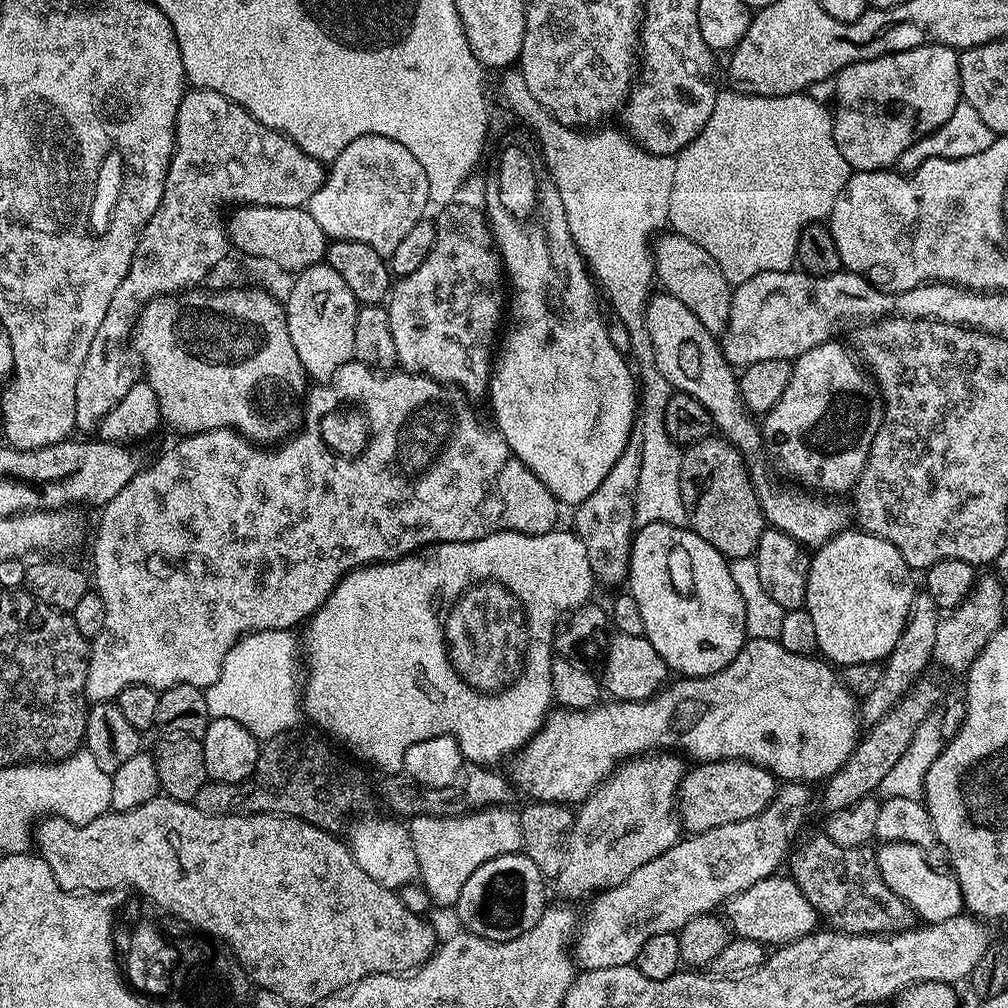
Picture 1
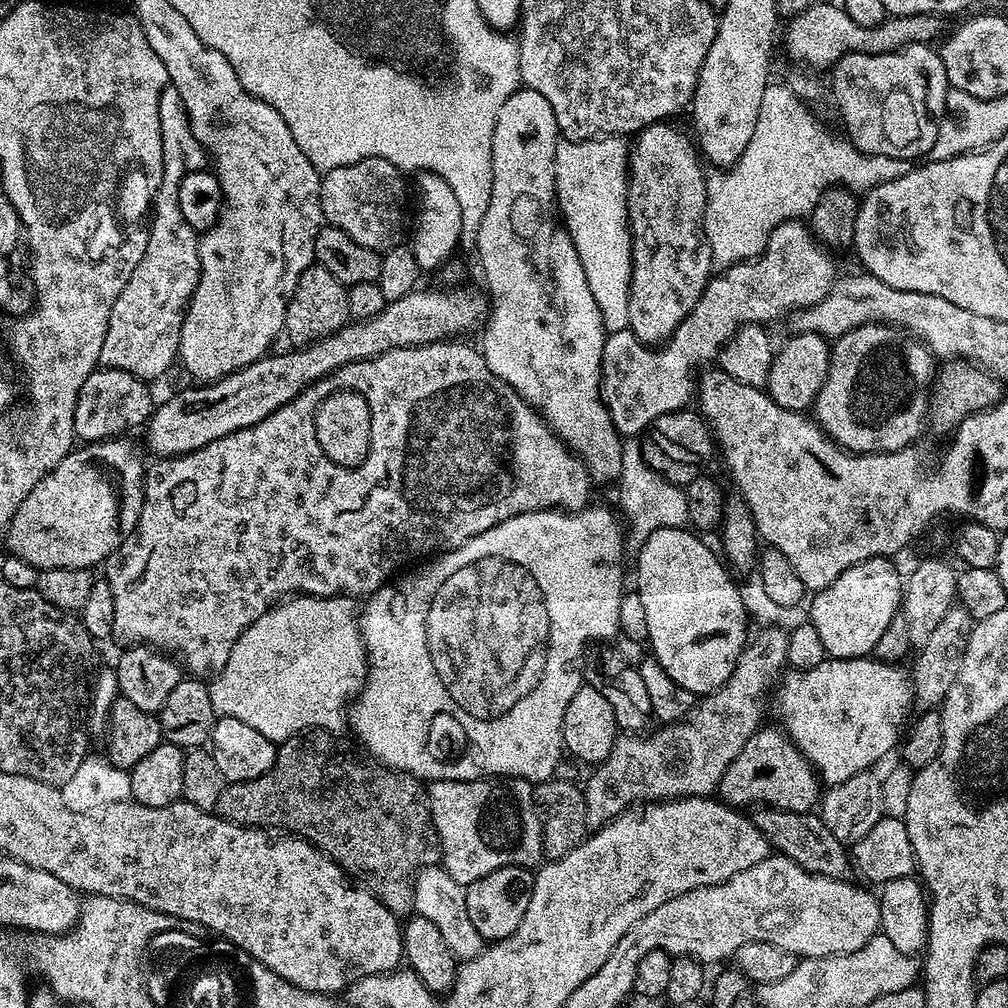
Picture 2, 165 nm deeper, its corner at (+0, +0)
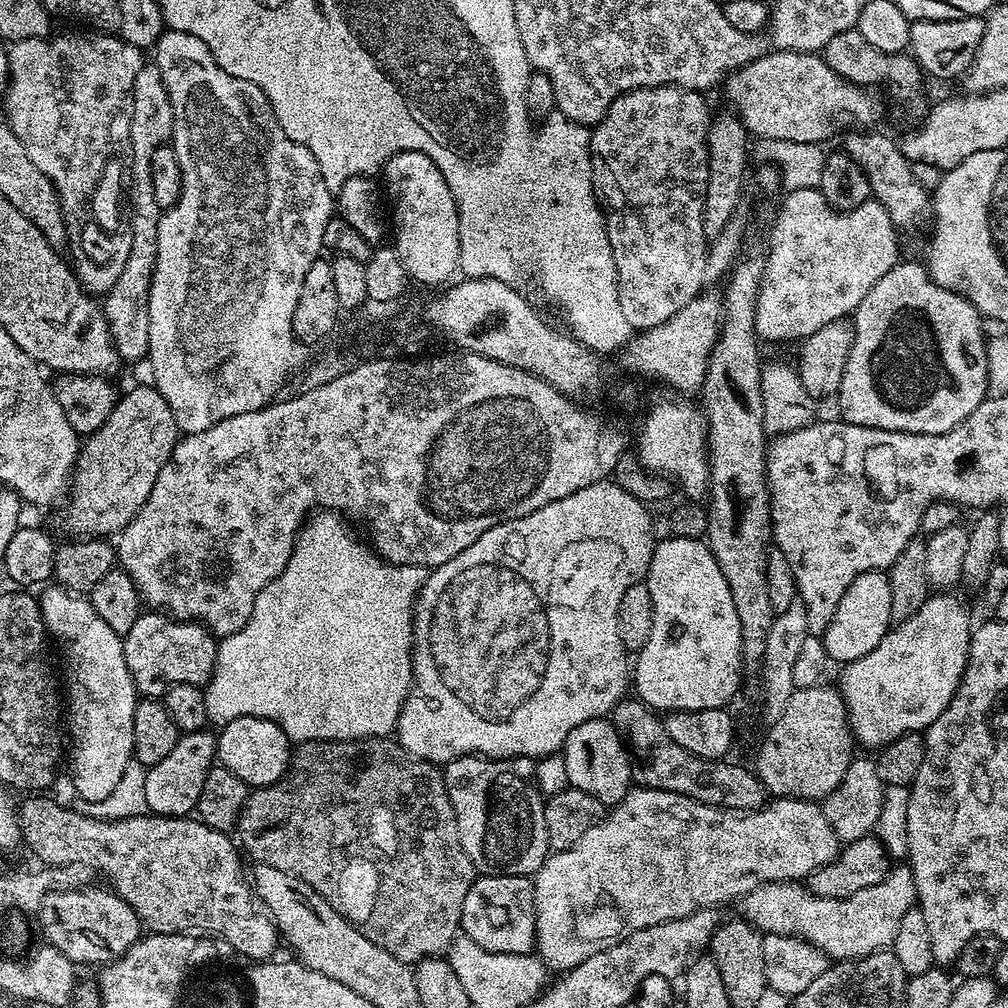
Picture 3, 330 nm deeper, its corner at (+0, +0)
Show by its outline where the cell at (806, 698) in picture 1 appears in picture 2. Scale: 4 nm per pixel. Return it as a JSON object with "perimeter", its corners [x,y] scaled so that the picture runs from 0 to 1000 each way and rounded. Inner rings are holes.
{"perimeter":[[[818,653],[815,657],[812,657],[812,661],[808,661],[808,665],[782,665],[775,670],[772,678],[768,683],[768,689],[764,694],[764,702],[770,705],[770,710],[775,714],[776,725],[788,736],[788,740],[796,749],[802,753],[802,758],[810,767],[814,779],[824,780],[839,776],[839,772],[847,772],[847,768],[859,766],[868,763],[869,757],[884,744],[885,741],[892,739],[895,734],[895,727],[898,725],[897,713],[901,710],[901,705],[906,705],[907,695],[905,692],[905,672],[900,666],[896,667],[893,659],[876,659],[868,653],[854,653],[851,655],[827,655]]]}

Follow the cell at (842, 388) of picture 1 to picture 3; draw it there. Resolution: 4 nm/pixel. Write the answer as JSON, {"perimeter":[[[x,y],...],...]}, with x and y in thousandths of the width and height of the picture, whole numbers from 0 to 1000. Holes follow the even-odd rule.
{"perimeter":[[[891,260],[863,284],[863,292],[855,296],[855,300],[849,305],[844,314],[847,323],[847,343],[843,343],[843,355],[839,355],[839,367],[835,370],[835,379],[831,390],[833,397],[832,412],[840,420],[851,423],[863,423],[871,427],[883,427],[884,429],[902,429],[903,431],[935,431],[938,427],[946,427],[950,419],[954,419],[981,392],[980,384],[980,337],[976,333],[976,321],[972,310],[962,299],[950,290],[944,290],[940,286],[931,284],[923,276],[920,265],[913,262],[897,262]]]}

